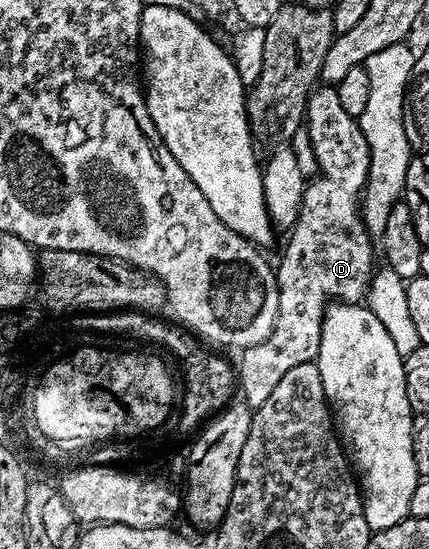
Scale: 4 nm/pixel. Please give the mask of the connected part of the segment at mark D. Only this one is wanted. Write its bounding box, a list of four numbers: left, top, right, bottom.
[236,84,376,411]

